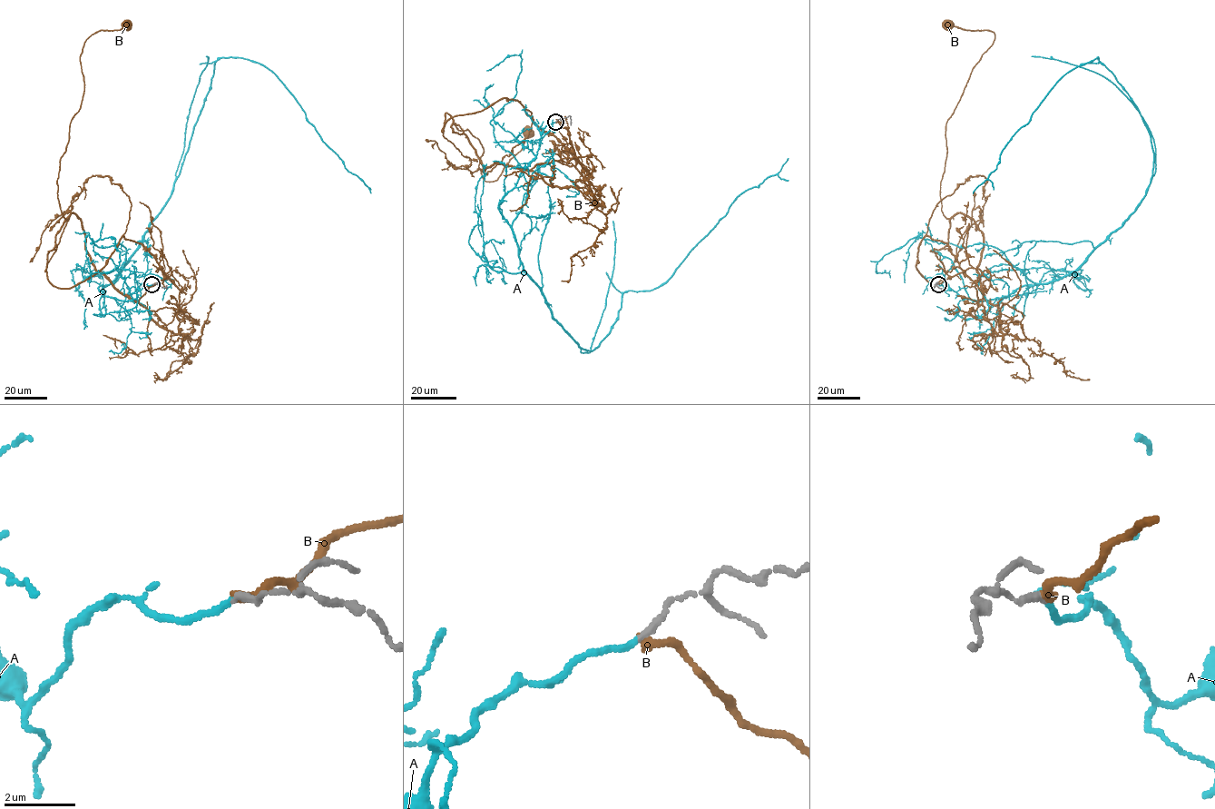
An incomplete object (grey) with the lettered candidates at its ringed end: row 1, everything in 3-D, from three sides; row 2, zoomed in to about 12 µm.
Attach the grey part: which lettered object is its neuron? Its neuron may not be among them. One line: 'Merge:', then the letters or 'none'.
Merge: A

